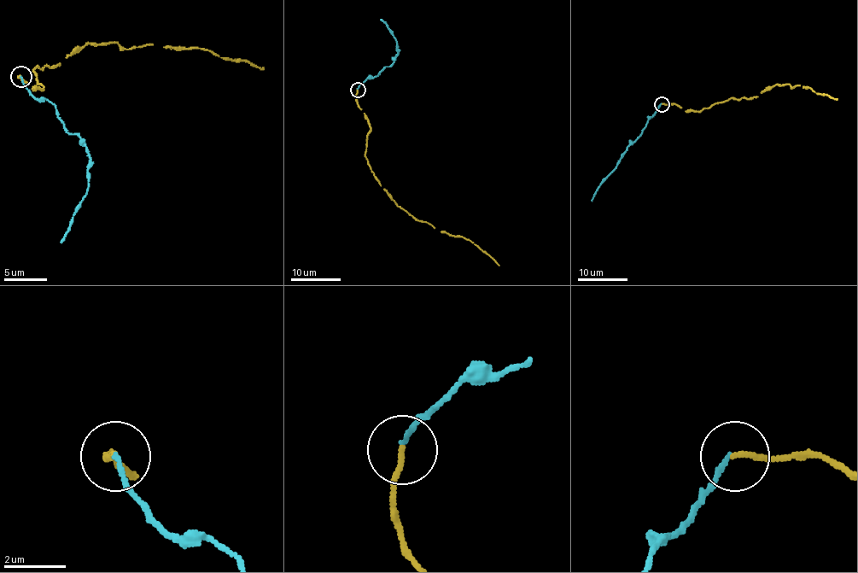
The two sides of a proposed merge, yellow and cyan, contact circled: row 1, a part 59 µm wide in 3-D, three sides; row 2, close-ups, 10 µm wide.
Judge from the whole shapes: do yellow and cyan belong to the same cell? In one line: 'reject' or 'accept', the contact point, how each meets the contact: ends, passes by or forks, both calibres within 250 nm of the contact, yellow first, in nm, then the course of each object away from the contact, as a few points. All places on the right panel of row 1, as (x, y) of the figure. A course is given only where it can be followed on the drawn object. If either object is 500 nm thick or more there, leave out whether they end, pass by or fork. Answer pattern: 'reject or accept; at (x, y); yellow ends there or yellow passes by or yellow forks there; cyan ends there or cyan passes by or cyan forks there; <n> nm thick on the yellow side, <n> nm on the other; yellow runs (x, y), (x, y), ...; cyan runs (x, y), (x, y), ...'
accept; at (662, 104); yellow ends there; cyan ends there; 180 nm thick on the yellow side, 130 nm on the other; yellow runs (662, 103), (697, 111), (727, 100), (756, 97), (776, 85), (788, 84), (837, 100); cyan runs (661, 103), (591, 201)

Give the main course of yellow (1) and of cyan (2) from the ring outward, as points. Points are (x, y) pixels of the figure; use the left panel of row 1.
1: (20, 76), (42, 89), (33, 70), (59, 66), (86, 44), (116, 42), (212, 50), (263, 70)
2: (20, 76), (37, 100), (48, 100), (55, 106), (61, 123), (88, 150), (88, 191), (61, 242)

